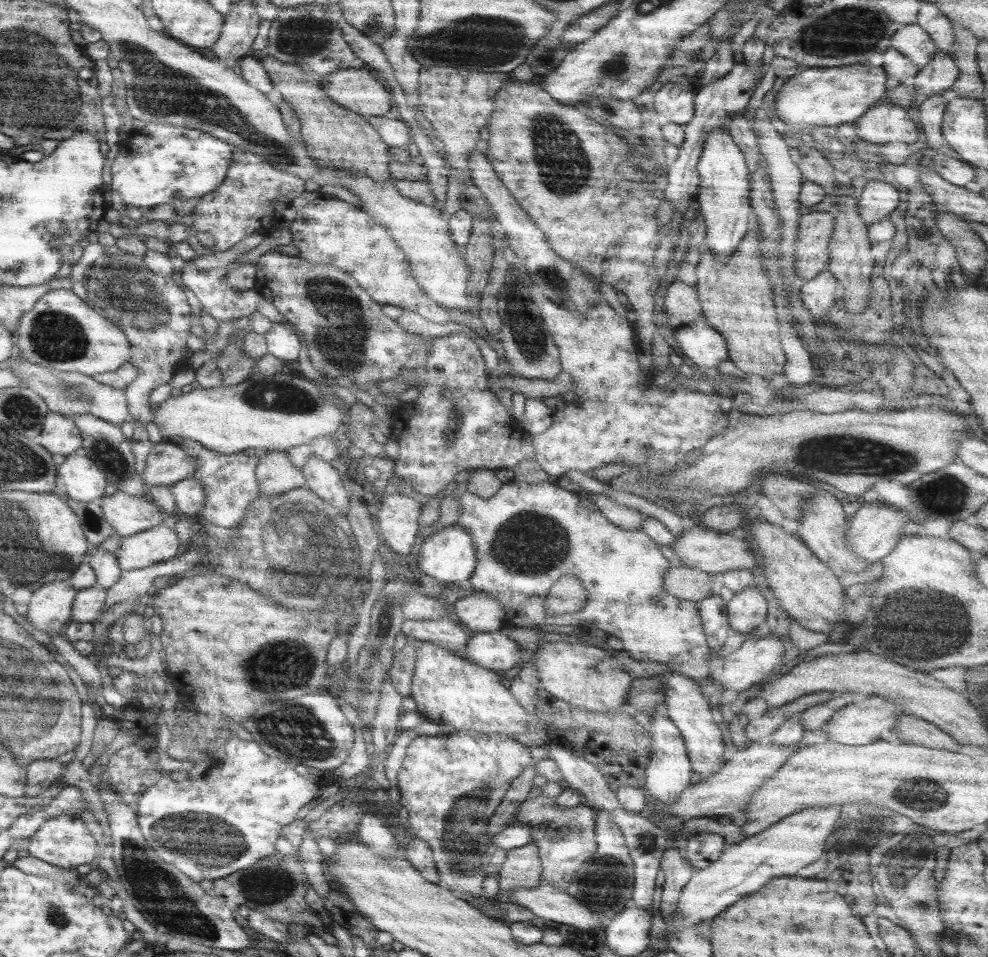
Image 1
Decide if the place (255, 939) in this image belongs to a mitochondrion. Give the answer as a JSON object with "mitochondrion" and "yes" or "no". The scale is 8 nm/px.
{"mitochondrion":"no"}

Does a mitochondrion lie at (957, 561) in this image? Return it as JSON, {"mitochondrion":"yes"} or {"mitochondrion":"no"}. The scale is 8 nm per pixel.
{"mitochondrion":"no"}

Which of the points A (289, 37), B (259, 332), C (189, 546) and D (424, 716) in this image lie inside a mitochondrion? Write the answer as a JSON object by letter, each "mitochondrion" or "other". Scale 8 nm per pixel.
{"A":"mitochondrion","B":"other","C":"other","D":"other"}

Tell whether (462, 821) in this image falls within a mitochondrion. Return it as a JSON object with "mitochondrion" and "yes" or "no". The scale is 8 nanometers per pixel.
{"mitochondrion":"yes"}

